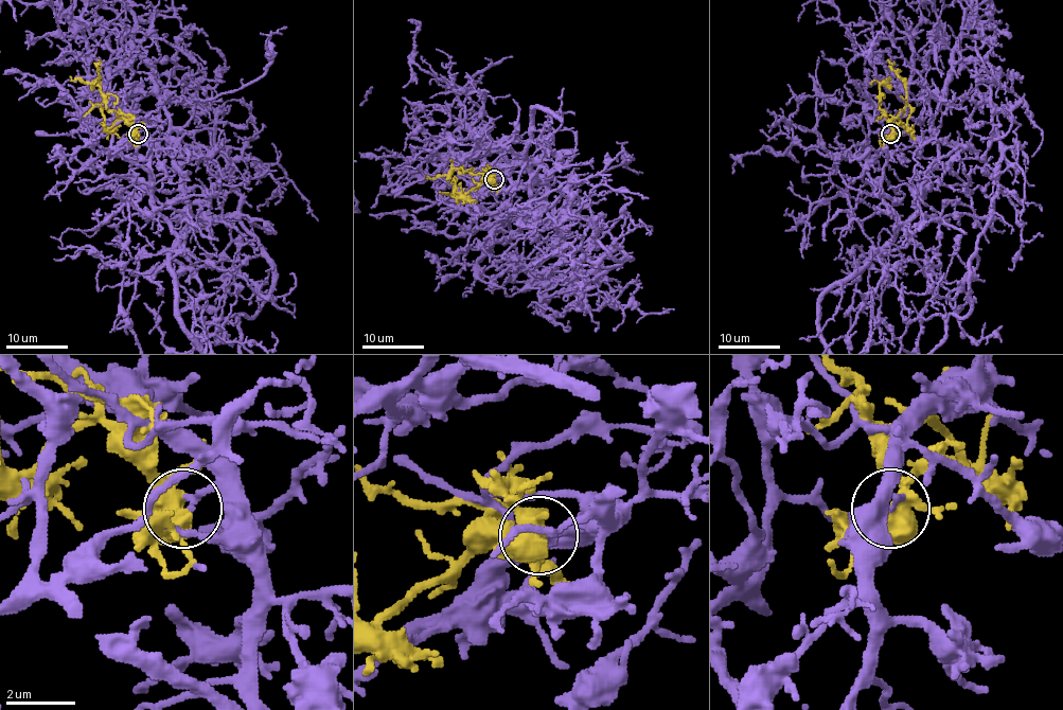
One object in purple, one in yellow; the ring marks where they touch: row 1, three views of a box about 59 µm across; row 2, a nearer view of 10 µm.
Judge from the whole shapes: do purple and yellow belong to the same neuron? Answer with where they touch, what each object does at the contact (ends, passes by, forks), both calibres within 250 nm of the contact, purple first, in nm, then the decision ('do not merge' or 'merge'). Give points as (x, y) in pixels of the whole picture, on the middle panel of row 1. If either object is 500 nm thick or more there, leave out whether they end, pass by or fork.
(494, 179) | 190/500 nm | do not merge

